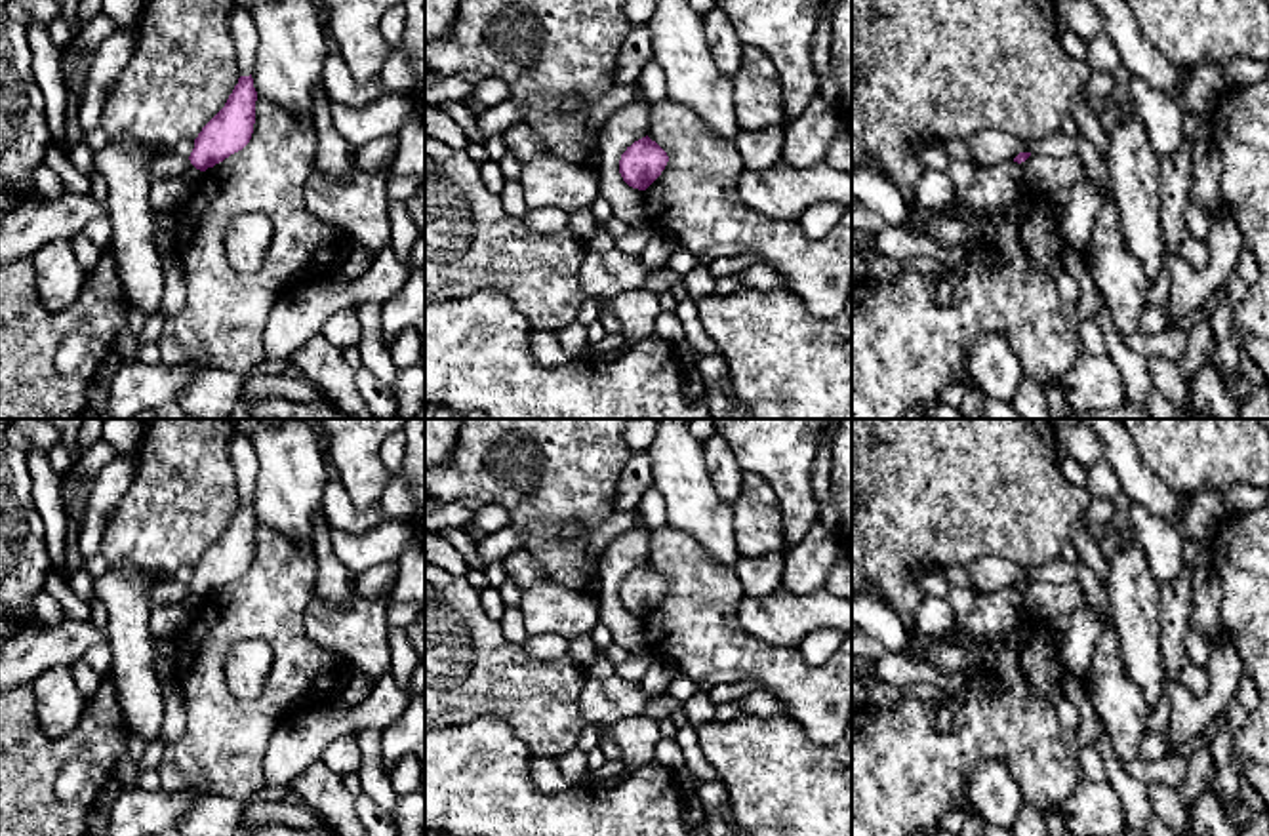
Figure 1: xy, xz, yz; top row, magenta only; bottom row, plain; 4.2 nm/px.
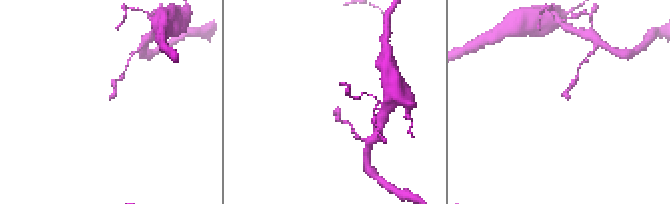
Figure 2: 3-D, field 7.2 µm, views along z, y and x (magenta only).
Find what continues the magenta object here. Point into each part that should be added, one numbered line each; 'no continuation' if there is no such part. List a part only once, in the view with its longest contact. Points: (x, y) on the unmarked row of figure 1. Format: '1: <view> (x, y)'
no continuation

